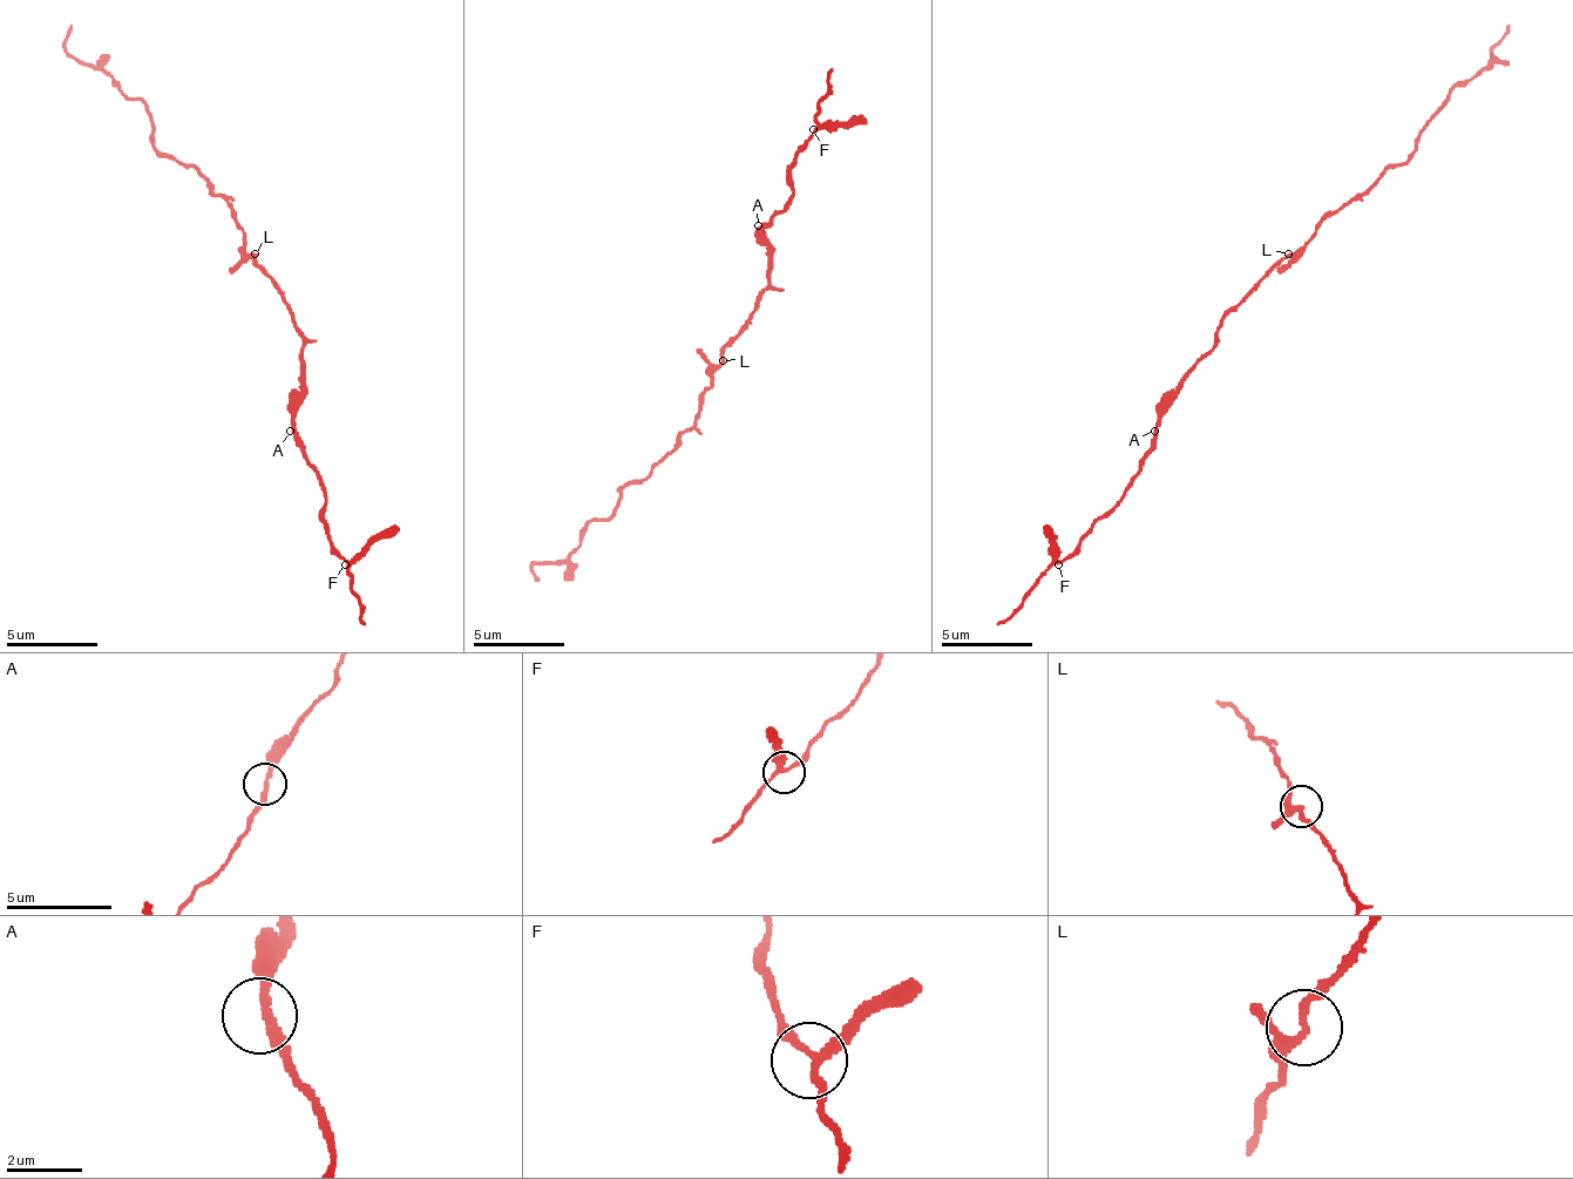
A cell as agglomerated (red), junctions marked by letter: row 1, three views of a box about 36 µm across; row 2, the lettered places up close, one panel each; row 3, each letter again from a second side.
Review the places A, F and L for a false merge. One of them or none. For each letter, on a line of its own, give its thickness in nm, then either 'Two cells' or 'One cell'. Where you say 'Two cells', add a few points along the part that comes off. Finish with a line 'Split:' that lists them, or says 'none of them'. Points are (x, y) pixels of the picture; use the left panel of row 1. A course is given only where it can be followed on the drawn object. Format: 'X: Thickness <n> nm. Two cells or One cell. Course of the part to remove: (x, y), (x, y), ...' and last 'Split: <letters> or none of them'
A: Thickness 240 nm. One cell
F: Thickness 190 nm. One cell
L: Thickness 220 nm. One cell
Split: none of them

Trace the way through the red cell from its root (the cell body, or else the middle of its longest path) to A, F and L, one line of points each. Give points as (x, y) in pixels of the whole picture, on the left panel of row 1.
A: (277, 289), (304, 339), (304, 399), (295, 408), (295, 426), (290, 431)
F: (277, 289), (304, 339), (304, 399), (295, 408), (295, 435), (327, 500), (323, 514), (327, 541), (345, 564)
L: (277, 289), (277, 279), (253, 257), (253, 252)

